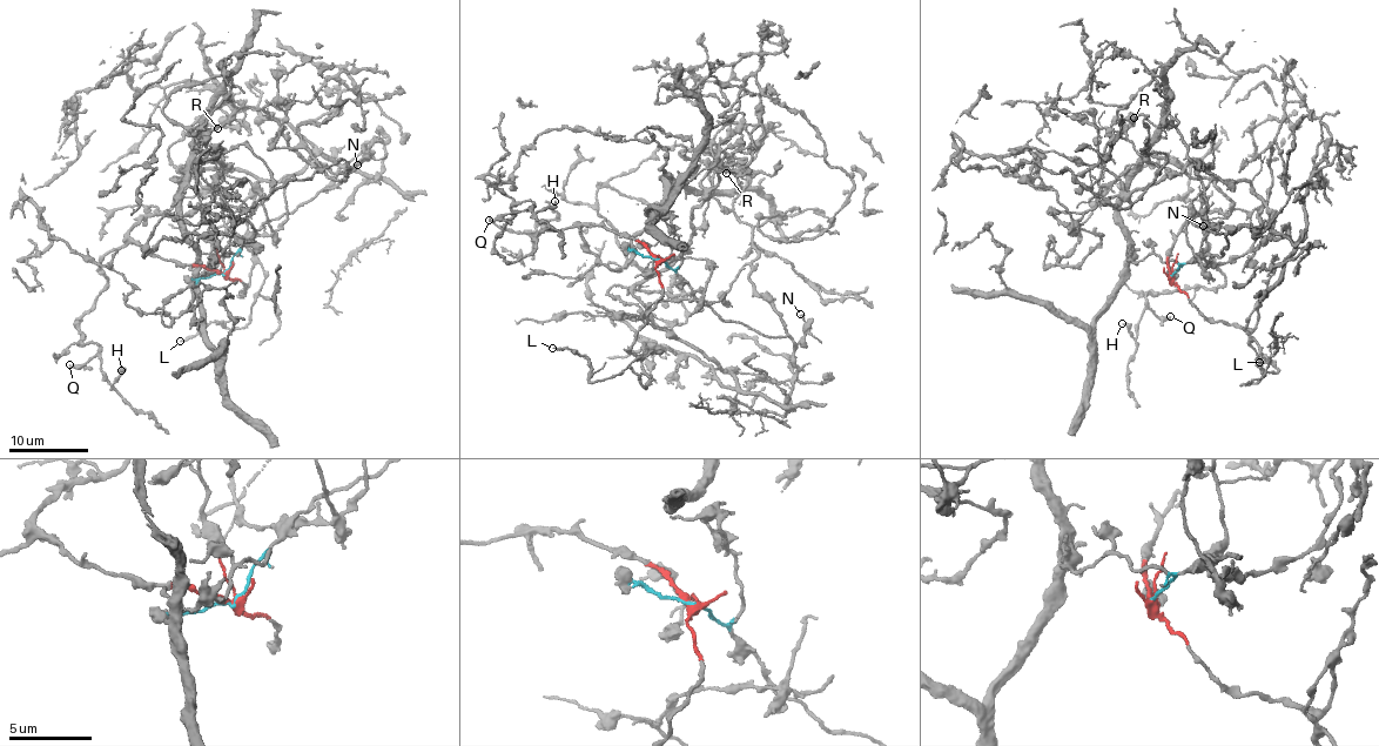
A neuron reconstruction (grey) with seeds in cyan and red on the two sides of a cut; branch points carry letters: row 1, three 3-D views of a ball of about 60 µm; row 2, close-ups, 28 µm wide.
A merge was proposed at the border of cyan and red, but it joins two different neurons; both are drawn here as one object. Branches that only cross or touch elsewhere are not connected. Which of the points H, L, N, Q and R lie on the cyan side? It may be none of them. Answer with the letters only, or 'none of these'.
N, R

